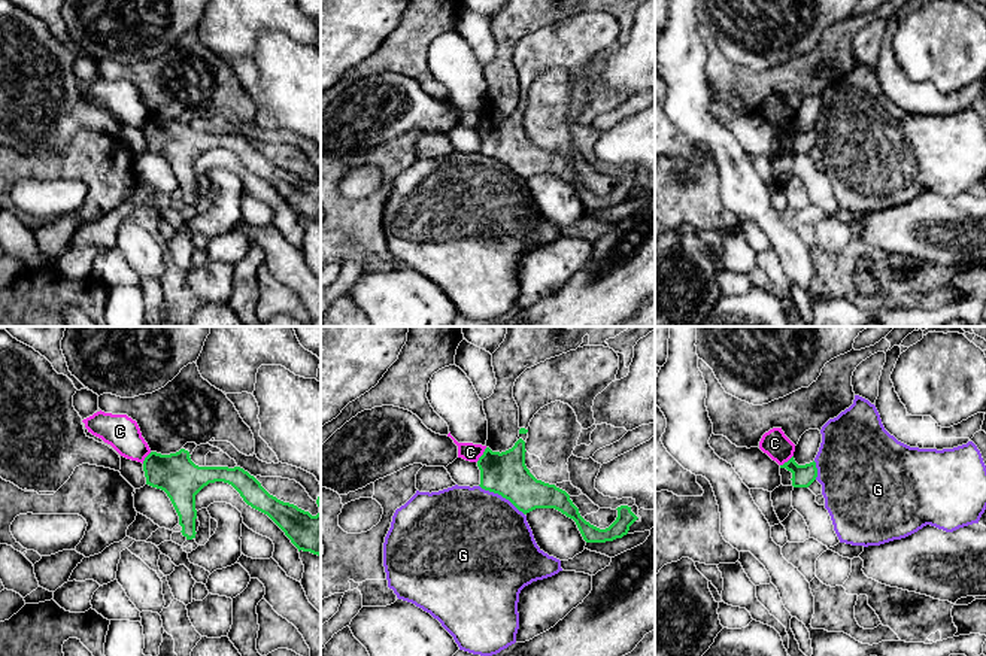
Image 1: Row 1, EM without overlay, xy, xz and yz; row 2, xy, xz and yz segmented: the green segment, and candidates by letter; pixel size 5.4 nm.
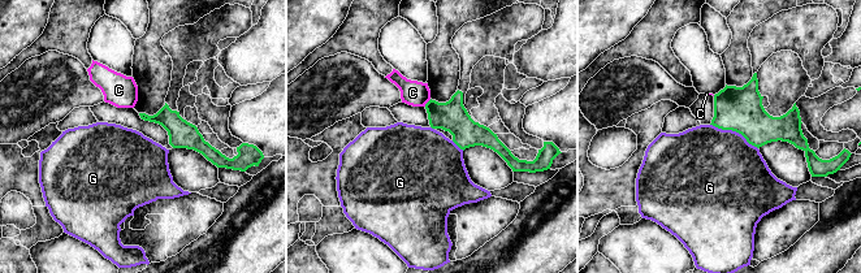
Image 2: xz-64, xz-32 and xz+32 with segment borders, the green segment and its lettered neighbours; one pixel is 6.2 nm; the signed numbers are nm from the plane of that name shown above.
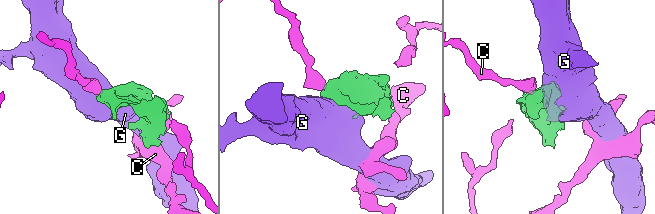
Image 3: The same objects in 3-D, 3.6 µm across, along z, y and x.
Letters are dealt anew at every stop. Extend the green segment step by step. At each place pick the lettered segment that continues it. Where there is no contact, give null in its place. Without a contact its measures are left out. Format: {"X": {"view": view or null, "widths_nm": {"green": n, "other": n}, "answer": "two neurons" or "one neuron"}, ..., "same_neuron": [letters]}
{"C": {"view": "xz", "widths_nm": {"green": 220, "other": 100}, "answer": "two neurons"}, "G": {"view": "xz", "widths_nm": {"green": 220, "other": 480}, "answer": "two neurons"}, "same_neuron": []}

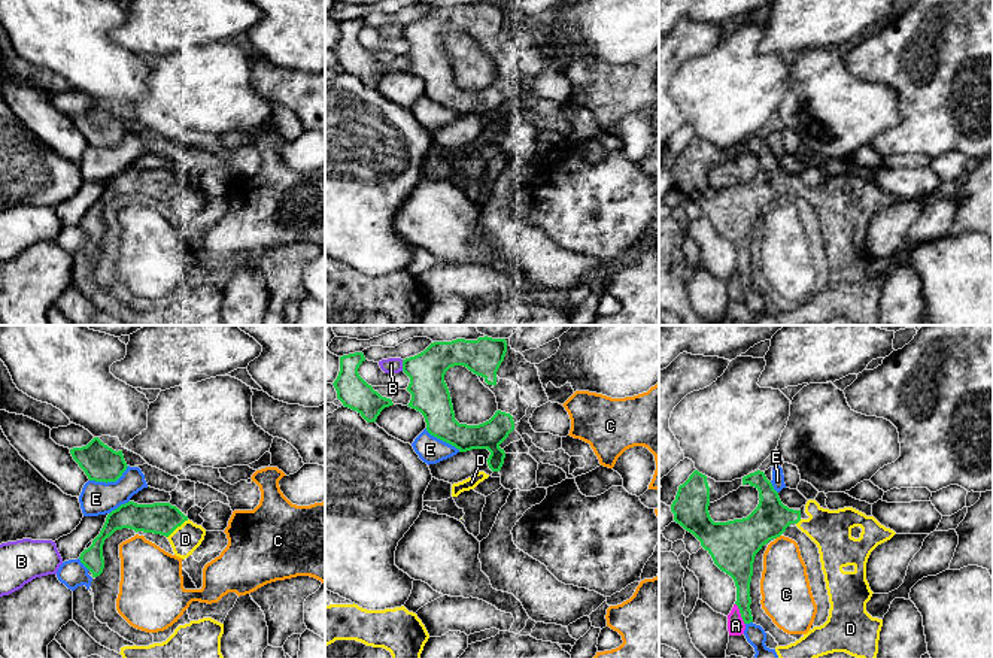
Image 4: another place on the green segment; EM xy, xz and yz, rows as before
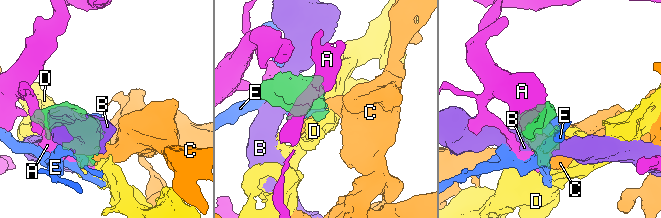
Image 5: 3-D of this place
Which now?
{"A": {"view": "yz", "widths_nm": {"green": 150, "other": 100}, "answer": "two neurons"}, "B": {"view": "xz", "widths_nm": {"green": 200, "other": 80}, "answer": "two neurons"}, "C": {"view": "yz", "widths_nm": {"green": 260, "other": 260}, "answer": "two neurons"}, "D": {"view": "xy", "widths_nm": {"green": 180, "other": 160}, "answer": "one neuron"}, "E": {"view": "xy", "widths_nm": {"green": 200, "other": 180}, "answer": "two neurons"}, "same_neuron": ["D"]}

